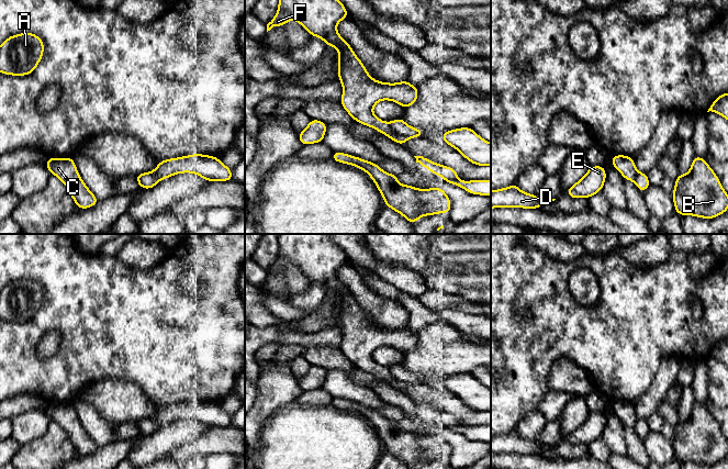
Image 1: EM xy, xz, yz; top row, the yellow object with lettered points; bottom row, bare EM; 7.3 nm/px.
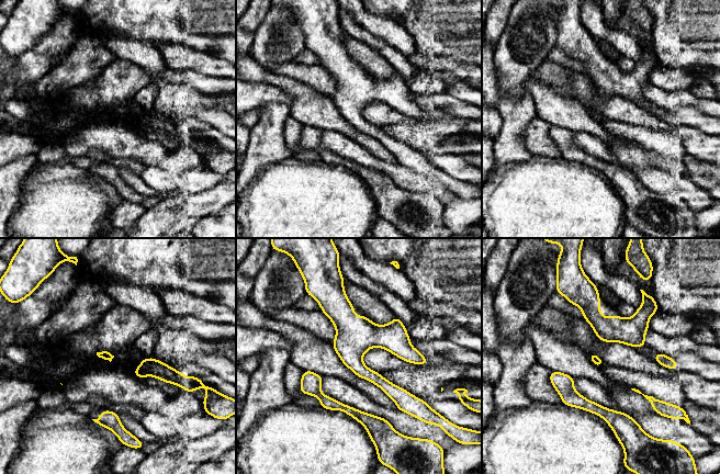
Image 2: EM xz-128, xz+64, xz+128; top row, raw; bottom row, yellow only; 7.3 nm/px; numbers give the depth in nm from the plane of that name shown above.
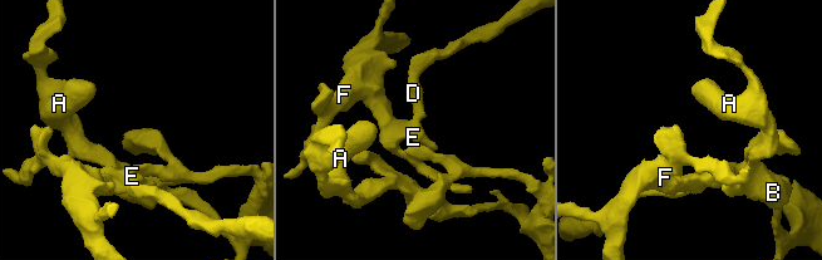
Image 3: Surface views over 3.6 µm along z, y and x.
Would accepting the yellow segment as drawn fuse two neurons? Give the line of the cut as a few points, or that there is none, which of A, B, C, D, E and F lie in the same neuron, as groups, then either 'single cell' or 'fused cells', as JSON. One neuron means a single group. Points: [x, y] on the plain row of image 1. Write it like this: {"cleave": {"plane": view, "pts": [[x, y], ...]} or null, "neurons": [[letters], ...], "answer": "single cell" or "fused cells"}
{"cleave": {"plane": "xz", "pts": [[388, 369], [395, 378], [409, 383]]}, "neurons": [["A", "B", "C"], ["D", "E", "F"]], "answer": "fused cells"}

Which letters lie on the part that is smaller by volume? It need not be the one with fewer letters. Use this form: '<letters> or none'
D, E, F

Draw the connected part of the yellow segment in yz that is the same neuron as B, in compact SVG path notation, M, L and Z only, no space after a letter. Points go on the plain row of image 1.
M694 403L687 420L675 425L672 438L675 458L712 466L728 456L728 440L705 404Z

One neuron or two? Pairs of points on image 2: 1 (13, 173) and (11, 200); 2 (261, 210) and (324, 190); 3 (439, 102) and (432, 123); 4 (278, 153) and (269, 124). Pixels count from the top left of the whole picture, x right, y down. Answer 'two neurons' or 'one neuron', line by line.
1: one neuron
2: one neuron
3: two neurons
4: one neuron

